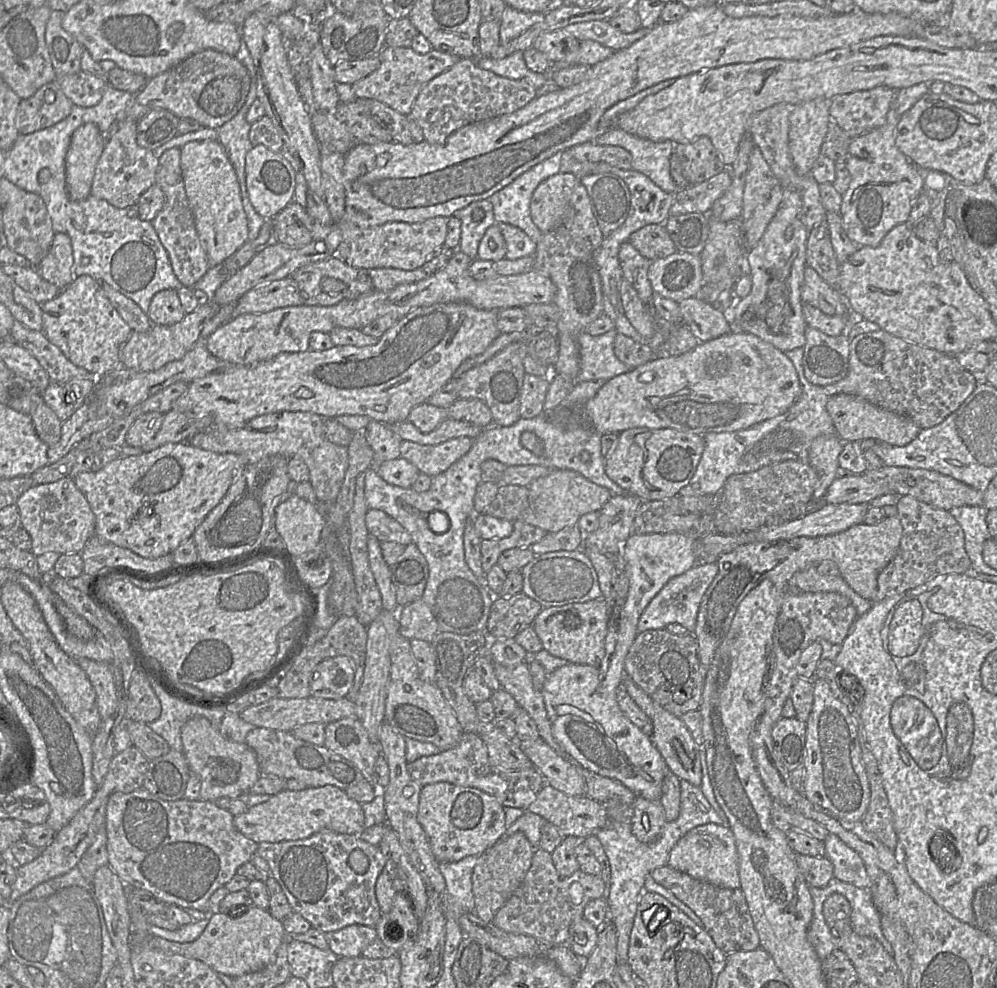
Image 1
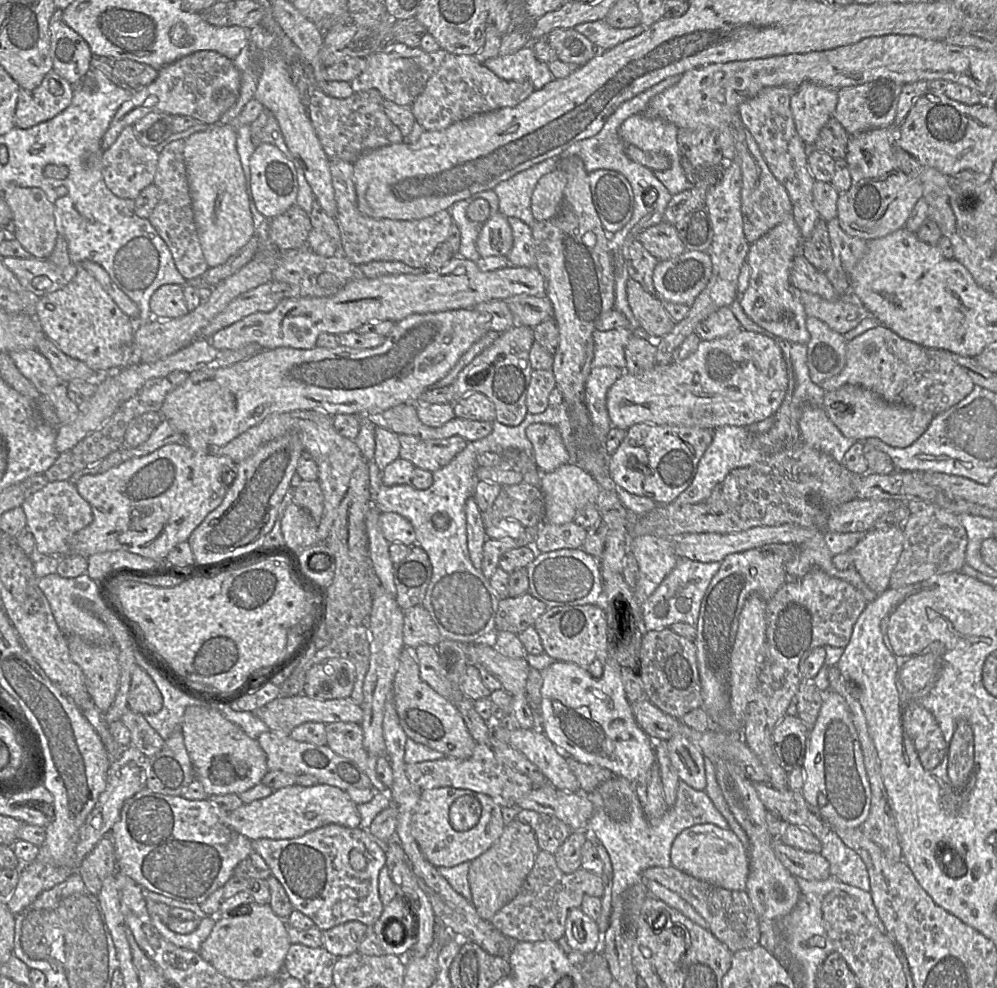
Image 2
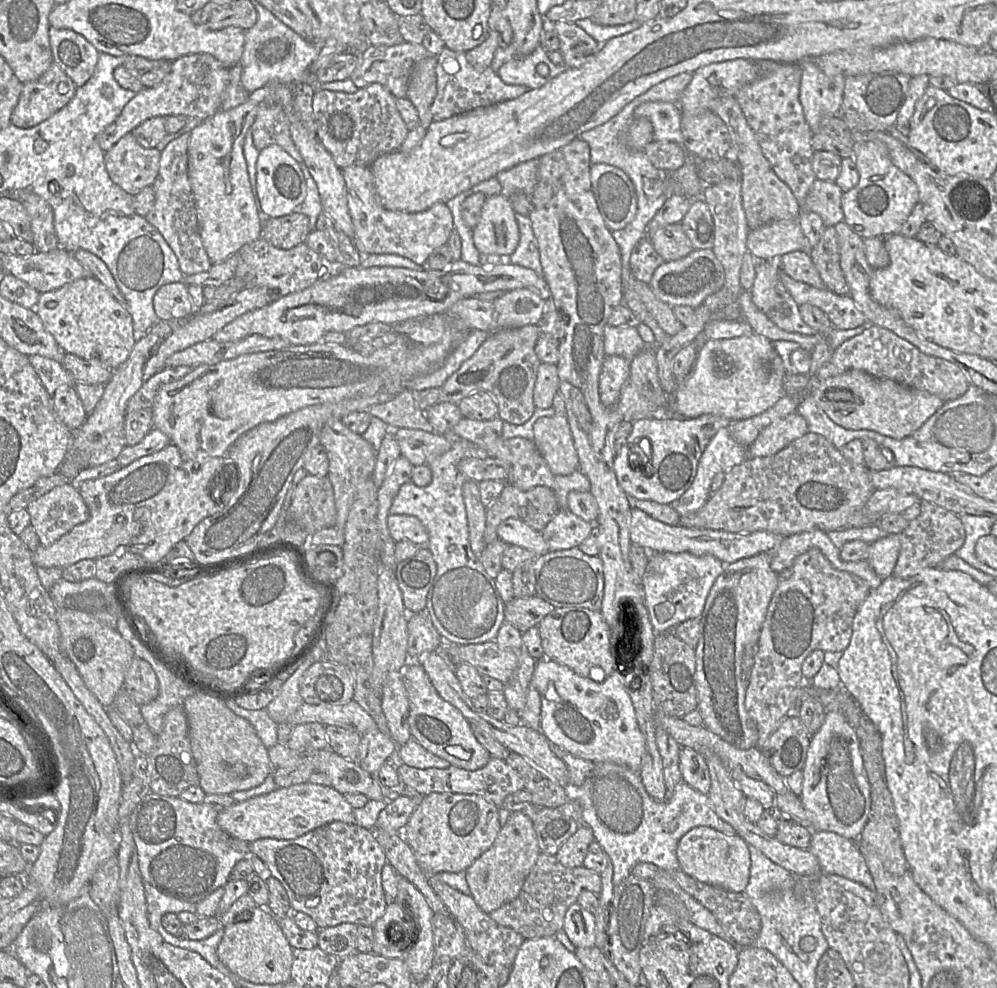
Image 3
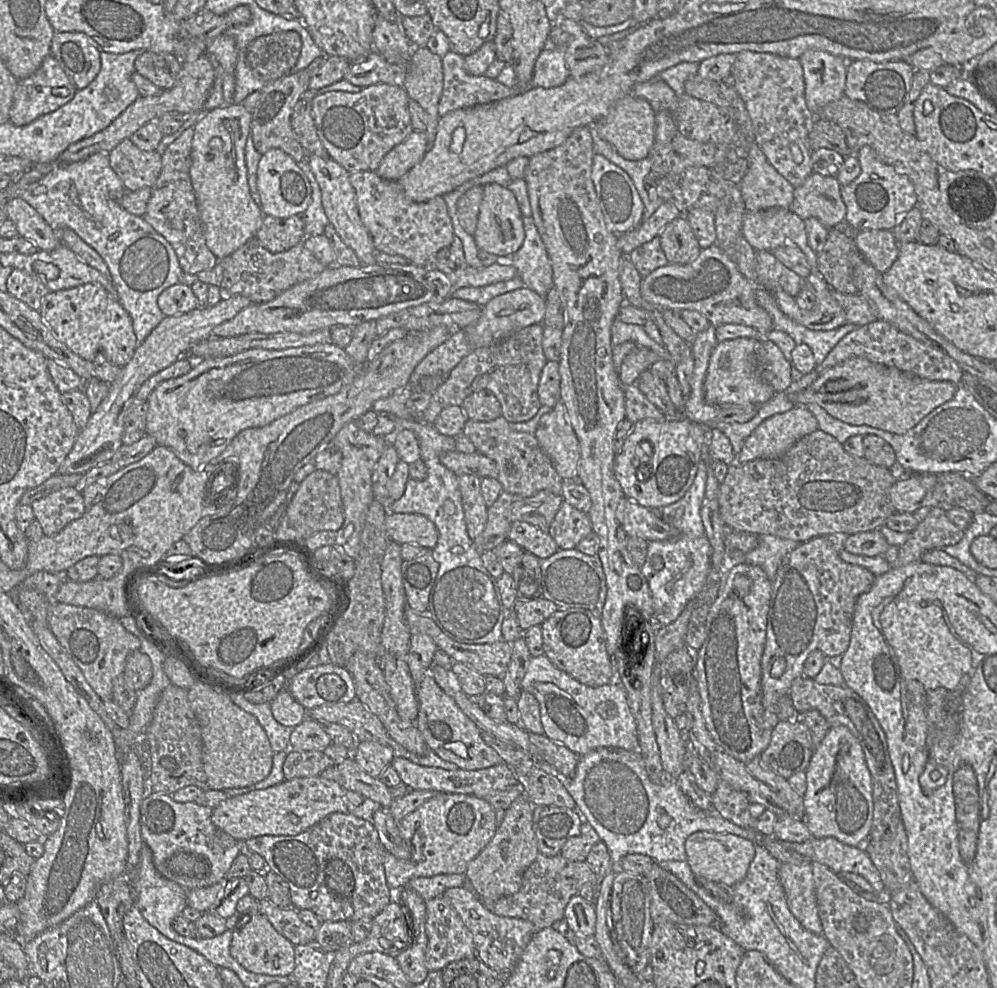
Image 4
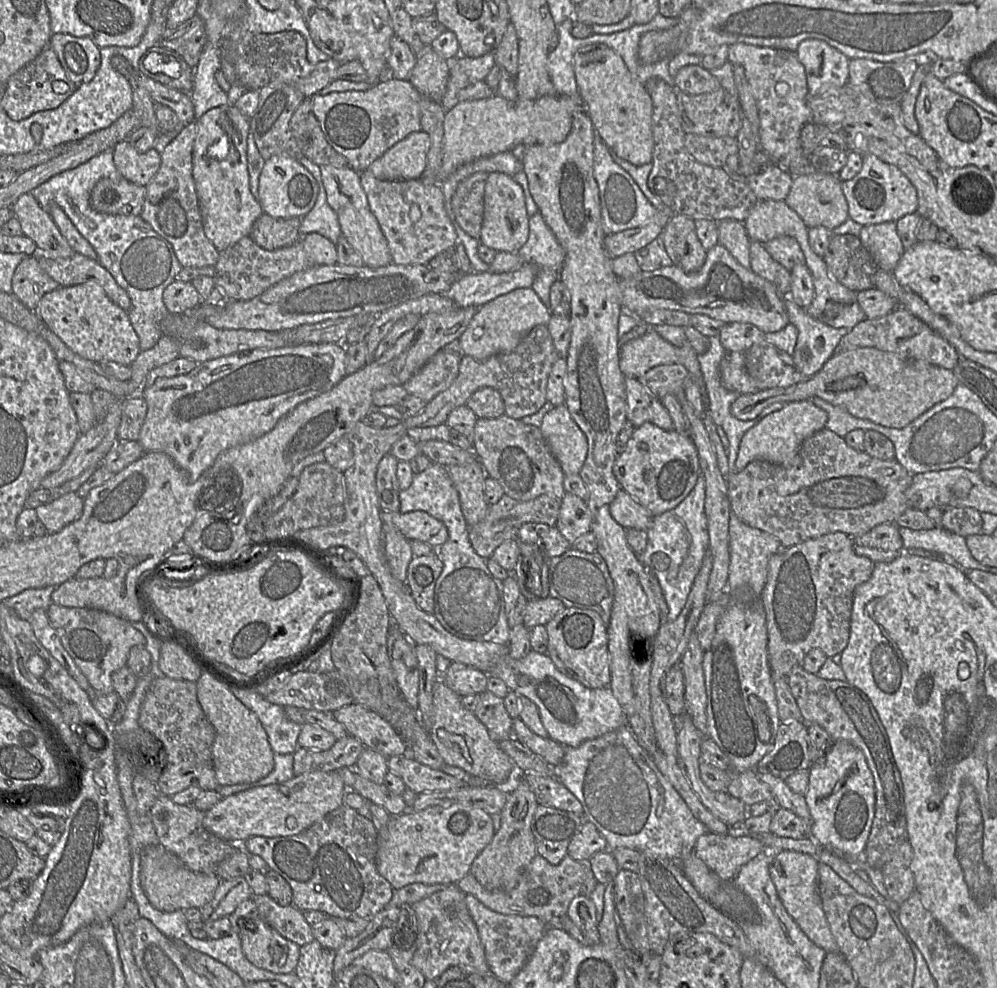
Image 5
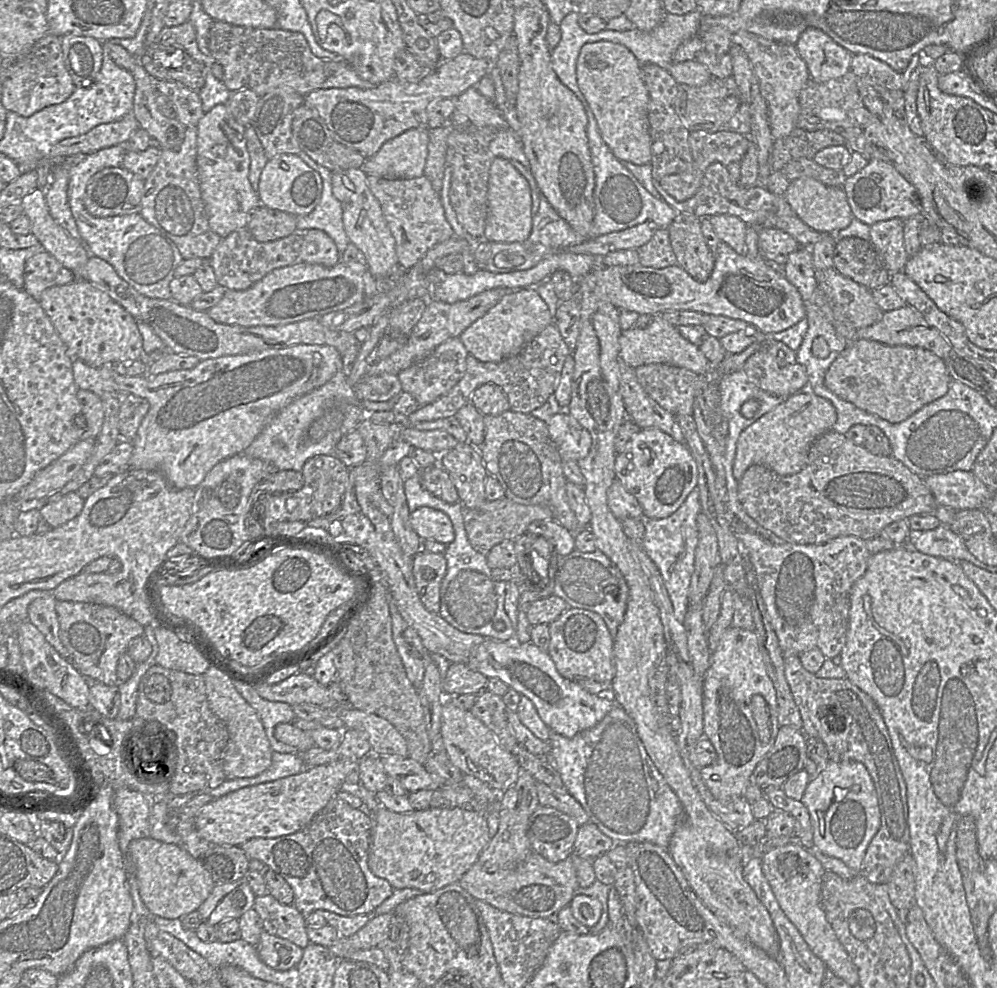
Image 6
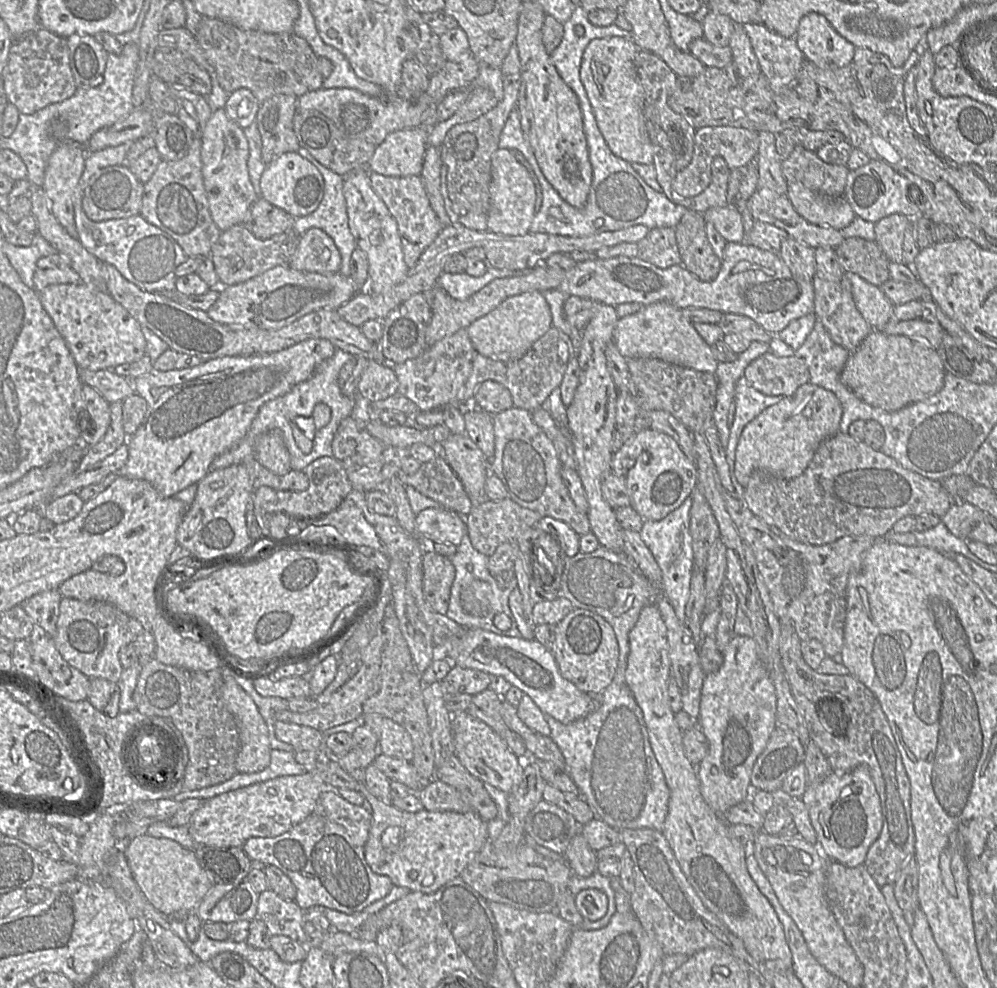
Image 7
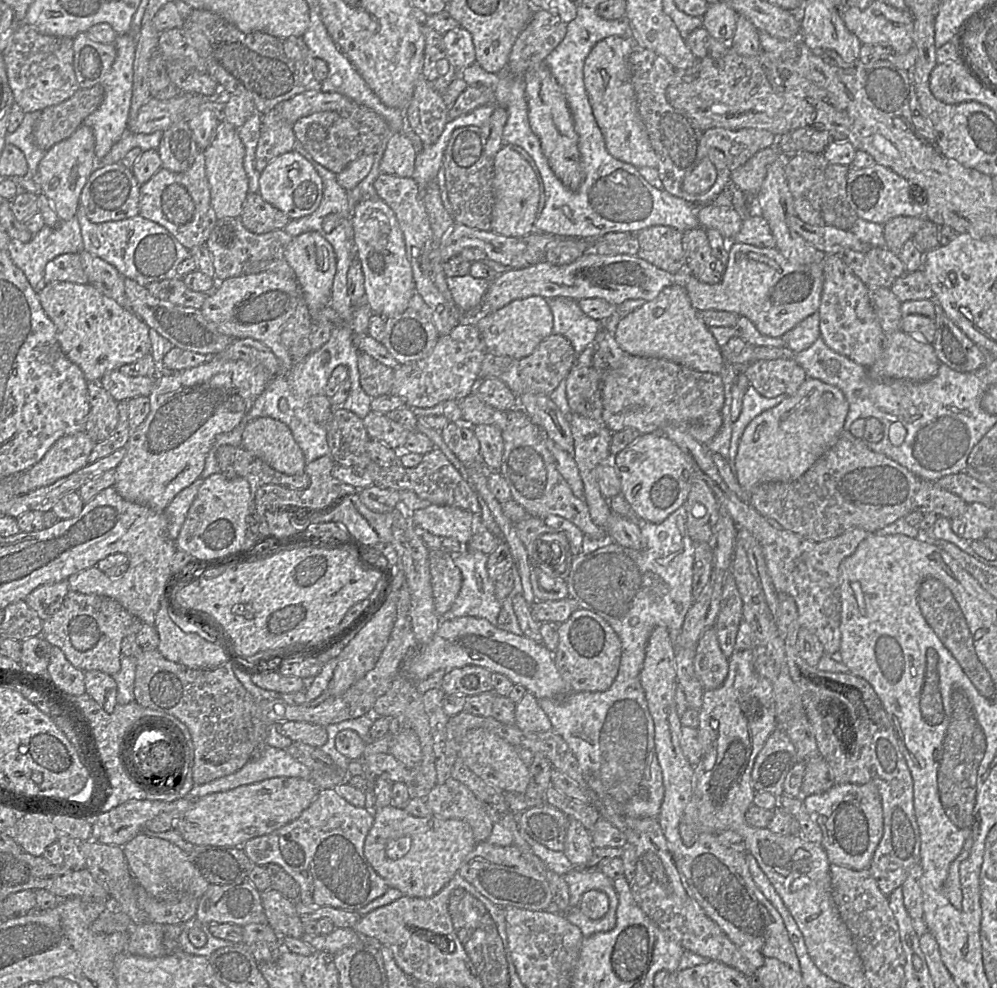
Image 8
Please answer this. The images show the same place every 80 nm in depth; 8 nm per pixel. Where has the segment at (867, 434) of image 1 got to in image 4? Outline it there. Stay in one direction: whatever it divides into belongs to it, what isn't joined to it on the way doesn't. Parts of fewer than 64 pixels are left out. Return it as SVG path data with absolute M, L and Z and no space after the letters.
M851 357L821 373L806 389L790 395L790 399L796 406L816 403L829 415L847 424L904 434L934 409L951 400L958 387L949 381L930 381L866 358Z

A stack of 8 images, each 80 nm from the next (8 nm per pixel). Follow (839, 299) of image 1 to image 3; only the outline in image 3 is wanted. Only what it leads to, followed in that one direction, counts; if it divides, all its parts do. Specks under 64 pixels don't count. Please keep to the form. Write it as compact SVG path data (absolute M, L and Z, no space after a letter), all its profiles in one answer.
M795 250L783 254L778 259L781 269L794 280L818 289L826 289L826 285L807 250Z

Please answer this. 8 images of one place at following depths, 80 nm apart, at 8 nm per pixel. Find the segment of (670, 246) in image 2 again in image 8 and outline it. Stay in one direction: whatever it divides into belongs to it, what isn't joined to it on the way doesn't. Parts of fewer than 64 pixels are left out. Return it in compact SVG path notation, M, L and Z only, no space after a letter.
M699 226L683 233L685 269L701 282L716 284L721 281L725 266L713 254L706 230Z

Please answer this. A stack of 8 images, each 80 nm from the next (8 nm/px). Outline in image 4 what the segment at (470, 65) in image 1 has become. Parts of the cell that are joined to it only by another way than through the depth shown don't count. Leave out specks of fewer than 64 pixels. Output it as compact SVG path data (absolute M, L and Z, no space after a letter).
M452 50L442 57L442 69L443 90L438 104L440 117L457 109L498 101L525 90L505 86L485 75L469 74L464 66L464 57Z

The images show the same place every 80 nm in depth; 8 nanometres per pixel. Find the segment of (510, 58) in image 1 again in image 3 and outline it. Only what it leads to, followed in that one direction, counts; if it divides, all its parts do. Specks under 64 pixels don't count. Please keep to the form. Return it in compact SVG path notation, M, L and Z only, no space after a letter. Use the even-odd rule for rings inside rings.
M538 46L531 54L525 57L513 57L504 63L496 73L507 84L536 89L560 75L565 69L565 65L552 63L548 58L548 52ZM541 63L548 66L549 73L547 76L541 76L536 71L537 66Z

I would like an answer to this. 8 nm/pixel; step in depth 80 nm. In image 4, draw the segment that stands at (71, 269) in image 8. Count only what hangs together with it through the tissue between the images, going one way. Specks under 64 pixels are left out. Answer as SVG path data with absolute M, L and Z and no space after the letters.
M13 269L7 279L7 292L30 308L39 310L48 288L34 275L20 269Z

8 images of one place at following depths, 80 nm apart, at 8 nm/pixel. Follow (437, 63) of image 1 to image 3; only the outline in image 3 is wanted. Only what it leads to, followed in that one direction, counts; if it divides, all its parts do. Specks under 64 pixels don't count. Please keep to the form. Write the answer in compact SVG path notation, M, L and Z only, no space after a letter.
M403 42L401 44L392 45L392 46L368 46L361 54L354 54L359 57L359 64L357 65L356 69L353 71L352 75L350 76L350 80L354 83L354 85L360 89L367 87L370 84L378 83L385 88L387 88L392 95L396 99L406 98L408 84L410 75L414 65L428 57L431 56L428 50L422 44L412 44L408 42Z

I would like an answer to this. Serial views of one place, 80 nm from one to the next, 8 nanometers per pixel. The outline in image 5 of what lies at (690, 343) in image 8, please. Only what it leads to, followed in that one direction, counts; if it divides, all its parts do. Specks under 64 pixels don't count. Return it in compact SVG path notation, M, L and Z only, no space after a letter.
M653 328L625 343L619 351L619 367L626 378L639 378L651 368L678 363L677 347Z

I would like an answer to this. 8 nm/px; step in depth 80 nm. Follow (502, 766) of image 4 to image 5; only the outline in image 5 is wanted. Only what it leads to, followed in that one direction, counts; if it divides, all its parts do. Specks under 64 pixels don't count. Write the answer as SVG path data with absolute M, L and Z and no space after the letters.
M404 755L391 756L387 760L388 771L400 777L406 788L416 794L435 790L450 790L467 785L461 779L442 770L435 770Z

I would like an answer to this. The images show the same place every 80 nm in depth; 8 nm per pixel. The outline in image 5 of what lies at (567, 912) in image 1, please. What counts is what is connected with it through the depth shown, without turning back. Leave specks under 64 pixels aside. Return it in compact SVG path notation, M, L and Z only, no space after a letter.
M536 854L511 890L486 889L471 873L466 874L456 884L464 893L475 896L482 904L495 912L505 915L535 916L548 925L553 917L566 915L571 900L580 894L581 885L589 873L590 868L587 862L579 862L568 855L561 862L553 865L541 855Z

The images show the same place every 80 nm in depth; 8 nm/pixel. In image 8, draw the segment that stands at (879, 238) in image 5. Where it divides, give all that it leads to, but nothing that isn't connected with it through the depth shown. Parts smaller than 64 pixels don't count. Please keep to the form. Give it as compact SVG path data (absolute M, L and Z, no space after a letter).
M898 216L883 225L886 248L899 255L904 243L921 228L924 217Z

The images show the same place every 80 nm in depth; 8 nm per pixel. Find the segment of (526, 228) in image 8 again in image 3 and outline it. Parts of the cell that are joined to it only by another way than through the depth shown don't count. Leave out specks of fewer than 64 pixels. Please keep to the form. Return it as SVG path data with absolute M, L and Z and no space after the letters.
M502 194L489 196L473 228L474 245L480 253L509 256L519 243L516 212L509 198Z

